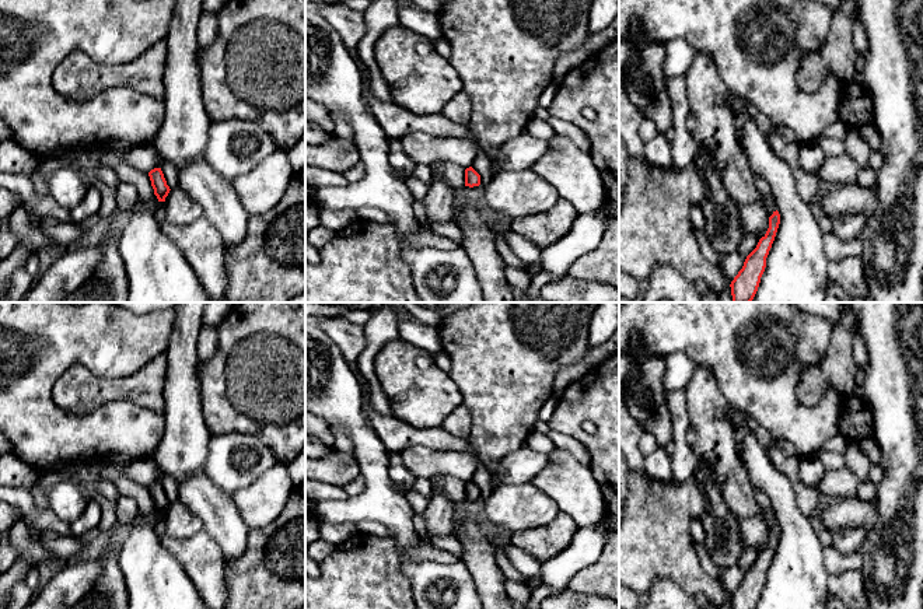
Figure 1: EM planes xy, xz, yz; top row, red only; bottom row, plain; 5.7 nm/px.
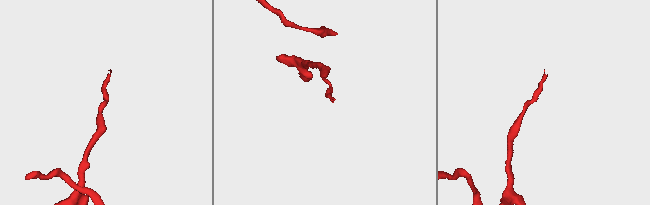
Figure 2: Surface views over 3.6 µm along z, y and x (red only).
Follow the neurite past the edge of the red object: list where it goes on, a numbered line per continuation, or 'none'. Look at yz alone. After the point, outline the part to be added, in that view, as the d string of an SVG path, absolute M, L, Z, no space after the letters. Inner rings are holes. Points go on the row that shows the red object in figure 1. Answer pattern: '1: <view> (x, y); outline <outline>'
none

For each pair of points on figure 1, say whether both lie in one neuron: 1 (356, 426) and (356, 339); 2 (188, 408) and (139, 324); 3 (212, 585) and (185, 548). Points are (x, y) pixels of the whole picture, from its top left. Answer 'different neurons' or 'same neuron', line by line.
1: different neurons
2: different neurons
3: same neuron

